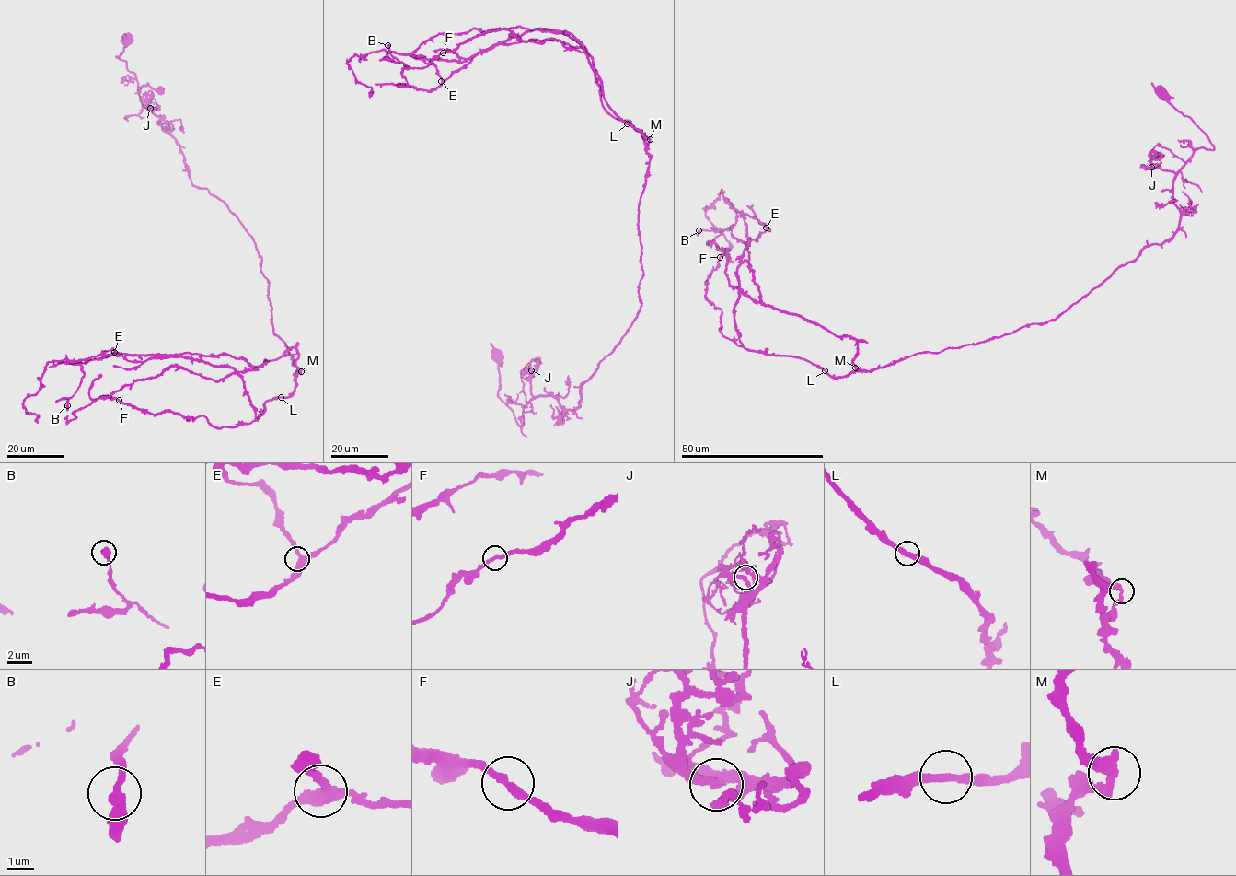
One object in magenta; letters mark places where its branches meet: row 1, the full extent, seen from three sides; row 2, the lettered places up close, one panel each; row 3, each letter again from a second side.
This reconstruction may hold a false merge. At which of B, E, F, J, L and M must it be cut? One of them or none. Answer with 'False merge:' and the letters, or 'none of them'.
False merge: M

